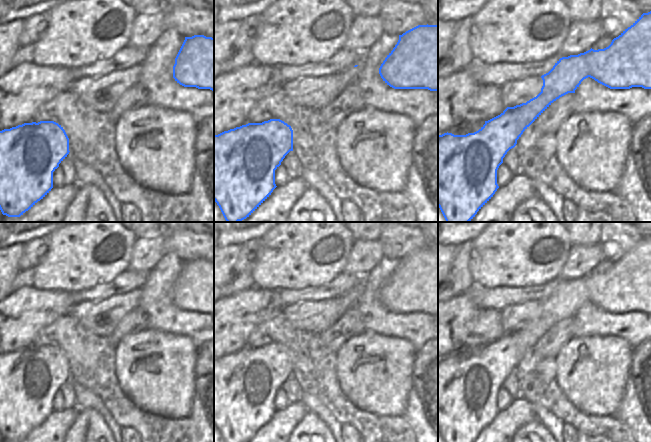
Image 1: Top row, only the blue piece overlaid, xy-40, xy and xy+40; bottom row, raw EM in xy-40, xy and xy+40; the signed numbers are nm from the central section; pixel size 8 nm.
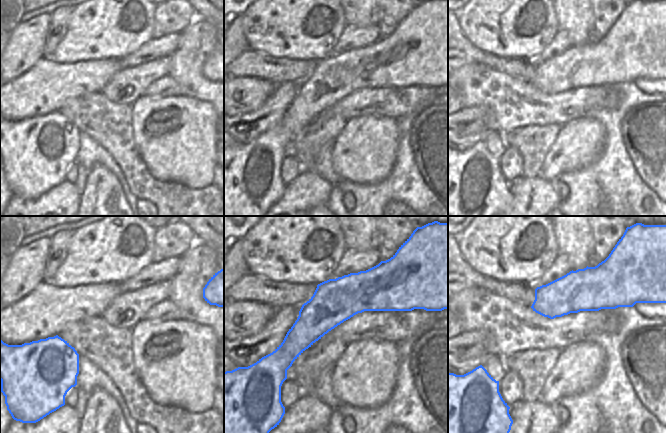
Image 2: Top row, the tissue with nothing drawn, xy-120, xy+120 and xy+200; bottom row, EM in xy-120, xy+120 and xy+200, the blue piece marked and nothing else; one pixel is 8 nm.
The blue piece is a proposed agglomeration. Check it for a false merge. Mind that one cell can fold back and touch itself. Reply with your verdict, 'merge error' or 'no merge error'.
no merge error

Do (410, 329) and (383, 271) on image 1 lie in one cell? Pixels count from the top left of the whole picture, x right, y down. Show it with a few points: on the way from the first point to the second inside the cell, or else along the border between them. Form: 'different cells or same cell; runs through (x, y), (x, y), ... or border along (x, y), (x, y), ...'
same cell; runs through (393, 324), (373, 304), (373, 288)

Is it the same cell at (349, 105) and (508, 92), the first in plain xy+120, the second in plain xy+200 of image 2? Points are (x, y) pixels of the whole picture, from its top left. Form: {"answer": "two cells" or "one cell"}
{"answer": "one cell"}

